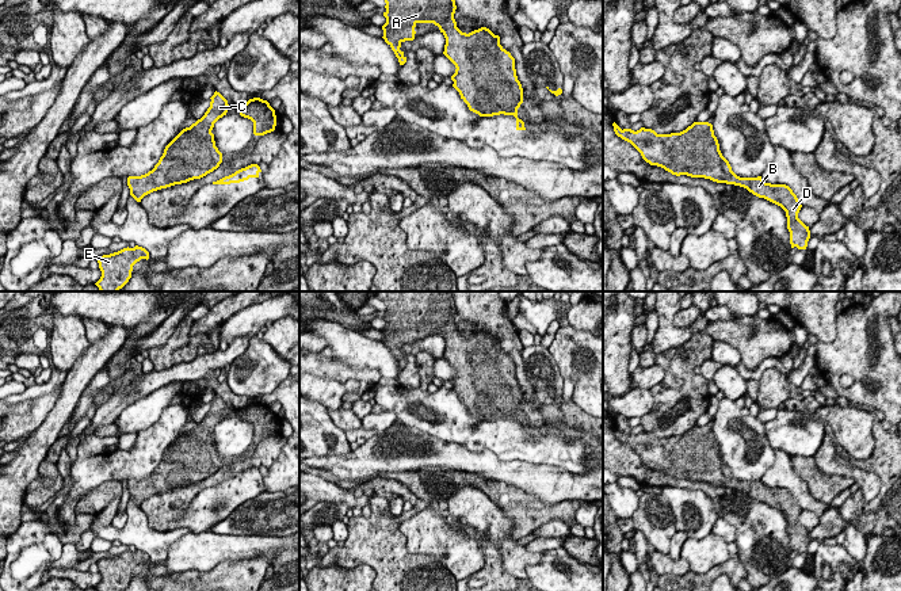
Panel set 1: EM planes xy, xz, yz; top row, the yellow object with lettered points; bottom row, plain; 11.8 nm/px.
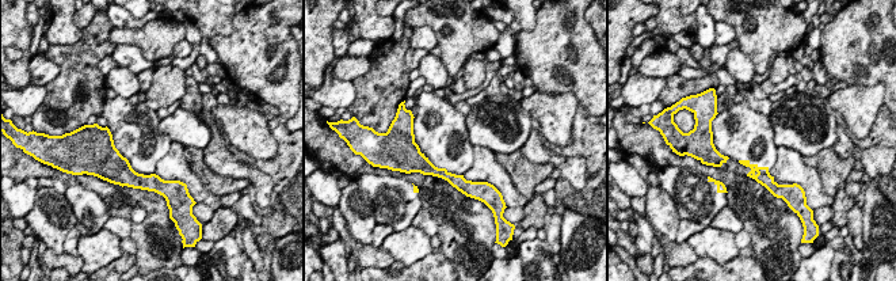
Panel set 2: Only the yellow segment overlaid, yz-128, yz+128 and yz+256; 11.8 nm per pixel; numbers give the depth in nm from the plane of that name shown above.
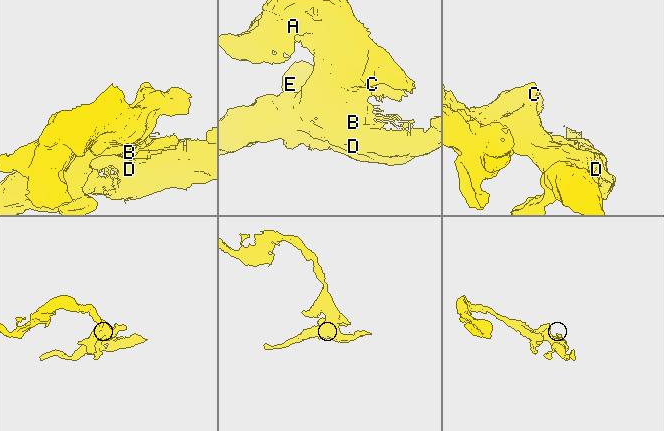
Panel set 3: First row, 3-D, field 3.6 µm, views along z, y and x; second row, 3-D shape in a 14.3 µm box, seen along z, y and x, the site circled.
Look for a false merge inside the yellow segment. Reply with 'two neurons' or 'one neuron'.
one neuron

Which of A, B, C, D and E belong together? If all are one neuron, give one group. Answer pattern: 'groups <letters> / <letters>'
groups A B C D E

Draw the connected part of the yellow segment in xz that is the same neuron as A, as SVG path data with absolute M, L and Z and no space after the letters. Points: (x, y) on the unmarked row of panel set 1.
M378 291L386 309L383 343L400 369L406 366L401 347L415 343L417 327L434 327L446 342L443 358L455 369L453 390L469 413L480 420L514 419L516 434L526 434L518 422L523 392L515 362L500 348L500 340L481 331L469 338L457 331L451 291Z

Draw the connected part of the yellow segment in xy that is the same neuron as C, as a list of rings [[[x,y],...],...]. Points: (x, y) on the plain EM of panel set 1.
[[[214,396],[205,419],[183,432],[164,453],[152,474],[141,480],[129,480],[130,499],[137,504],[157,493],[201,483],[222,466],[222,457],[215,450],[214,427],[226,419],[228,404]]]

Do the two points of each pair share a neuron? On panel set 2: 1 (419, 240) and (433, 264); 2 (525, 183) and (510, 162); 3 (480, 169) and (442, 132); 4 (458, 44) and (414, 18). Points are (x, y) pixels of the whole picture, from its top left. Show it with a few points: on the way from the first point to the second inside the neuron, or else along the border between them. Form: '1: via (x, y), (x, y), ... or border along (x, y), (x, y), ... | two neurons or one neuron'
1: border along (433, 250), (410, 265), (397, 262) | two neurons
2: via (525, 178), (515, 167) | one neuron
3: border along (473, 147), (473, 163), (462, 174) | two neurons
4: via (456, 30), (445, 19), (427, 18) | one neuron

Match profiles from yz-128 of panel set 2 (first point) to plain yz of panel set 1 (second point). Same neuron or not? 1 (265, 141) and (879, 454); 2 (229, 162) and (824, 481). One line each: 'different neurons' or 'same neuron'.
1: different neurons
2: different neurons

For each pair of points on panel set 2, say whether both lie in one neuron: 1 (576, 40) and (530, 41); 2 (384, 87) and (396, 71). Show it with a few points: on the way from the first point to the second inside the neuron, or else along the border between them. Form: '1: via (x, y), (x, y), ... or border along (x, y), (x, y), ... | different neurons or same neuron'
1: via (565, 41), (541, 41) | same neuron
2: via (387, 83), (392, 75) | same neuron

